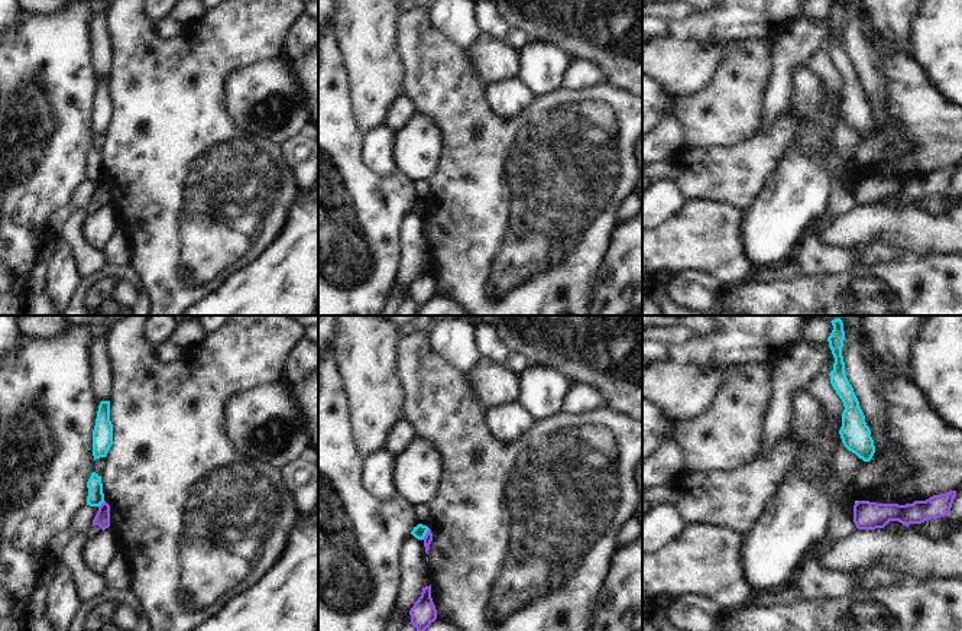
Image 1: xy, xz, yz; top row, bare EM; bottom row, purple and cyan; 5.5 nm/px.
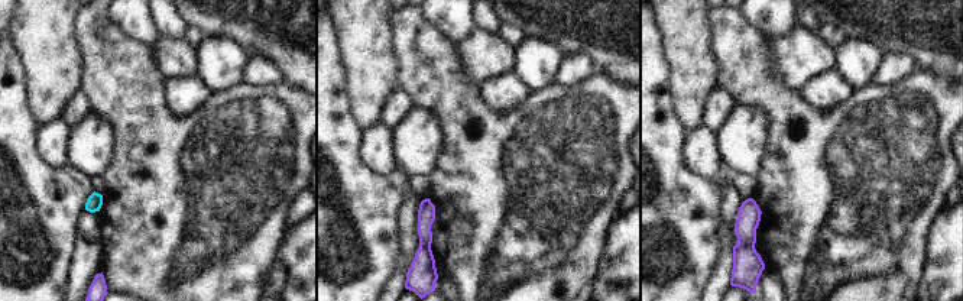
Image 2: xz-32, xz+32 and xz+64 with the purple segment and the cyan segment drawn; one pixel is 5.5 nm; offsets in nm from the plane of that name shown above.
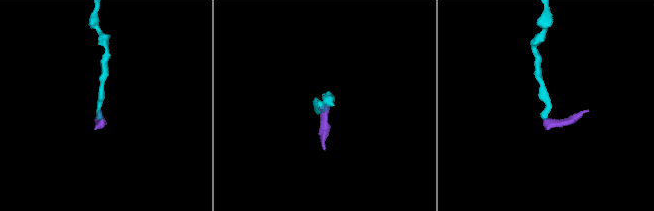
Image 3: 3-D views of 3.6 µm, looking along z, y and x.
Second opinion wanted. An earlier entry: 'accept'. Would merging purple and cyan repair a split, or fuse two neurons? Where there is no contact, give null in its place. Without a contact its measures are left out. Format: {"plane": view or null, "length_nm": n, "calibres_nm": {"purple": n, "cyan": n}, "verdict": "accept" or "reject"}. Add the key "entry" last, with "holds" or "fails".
{"plane": "xz", "length_nm": 70, "calibres_nm": {"purple": 50, "cyan": 70}, "verdict": "reject", "entry": "fails"}

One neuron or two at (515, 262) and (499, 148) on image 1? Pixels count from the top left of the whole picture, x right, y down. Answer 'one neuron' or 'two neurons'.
one neuron

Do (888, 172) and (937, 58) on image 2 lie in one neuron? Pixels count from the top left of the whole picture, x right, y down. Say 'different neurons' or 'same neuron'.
different neurons

